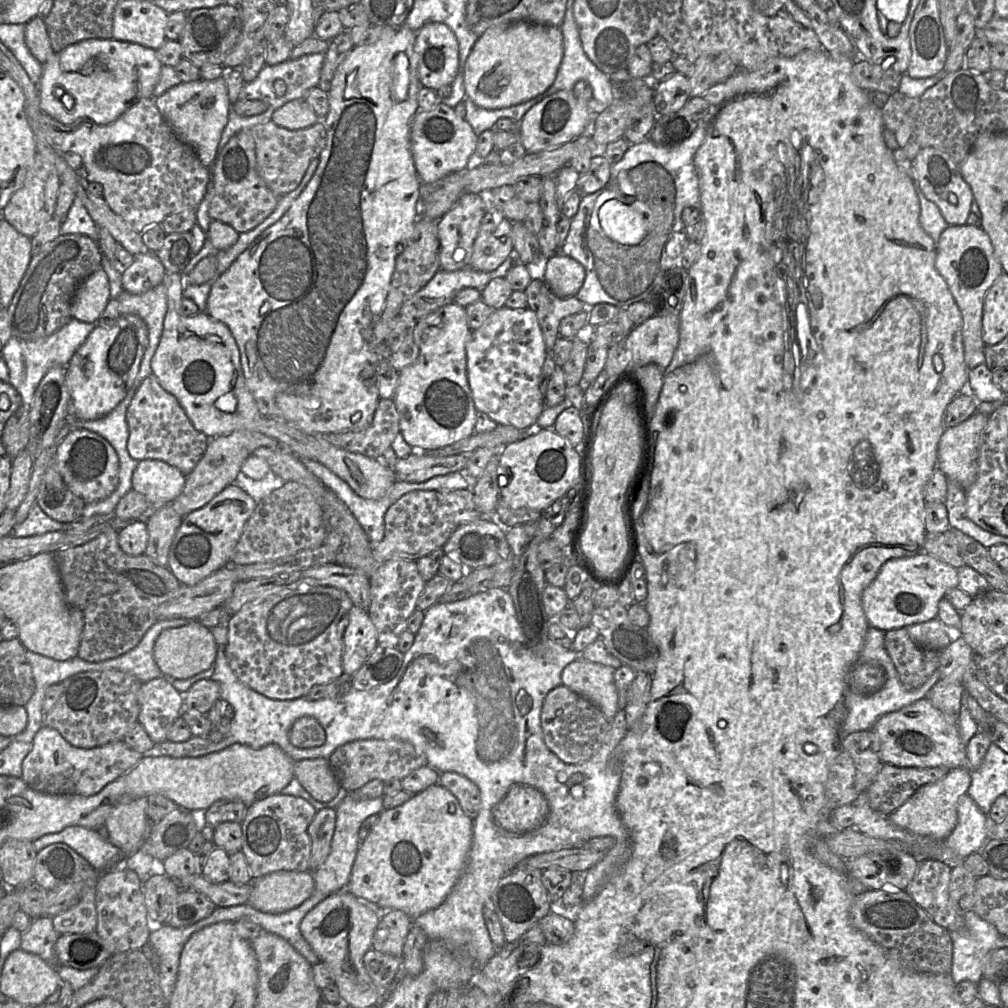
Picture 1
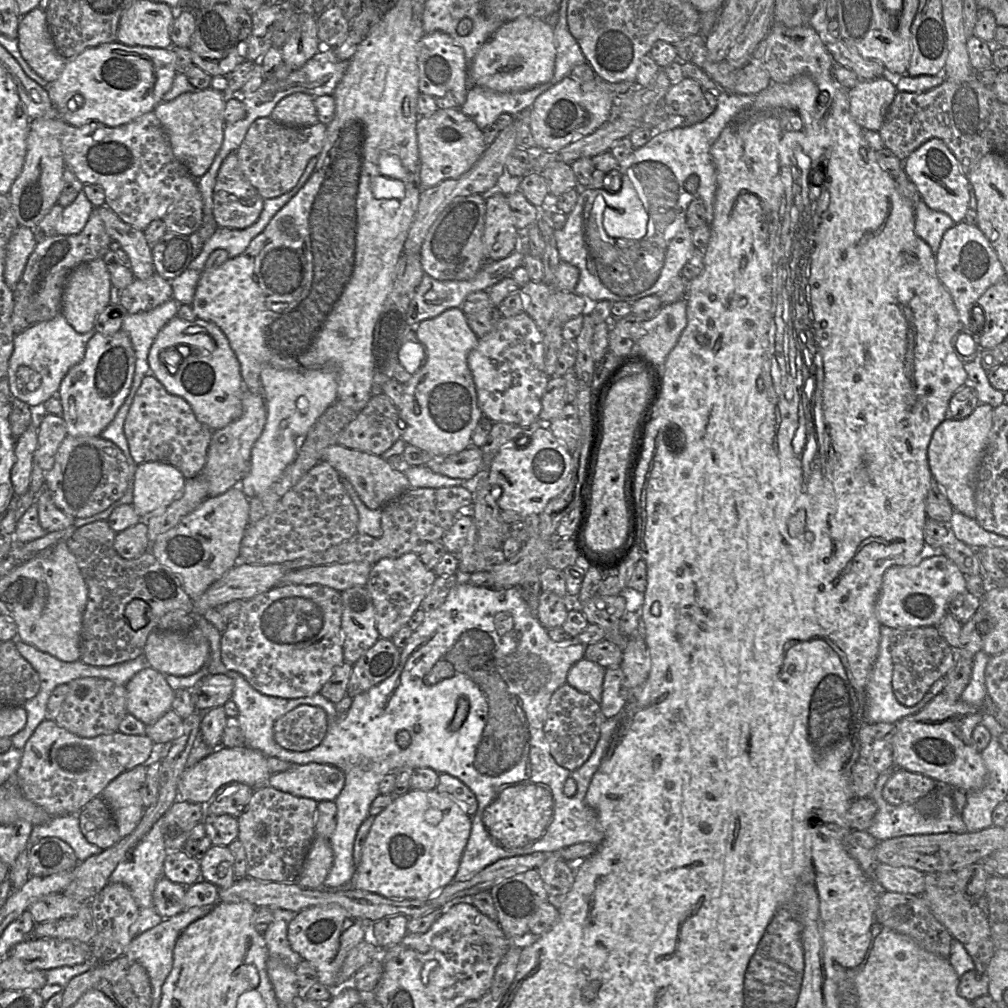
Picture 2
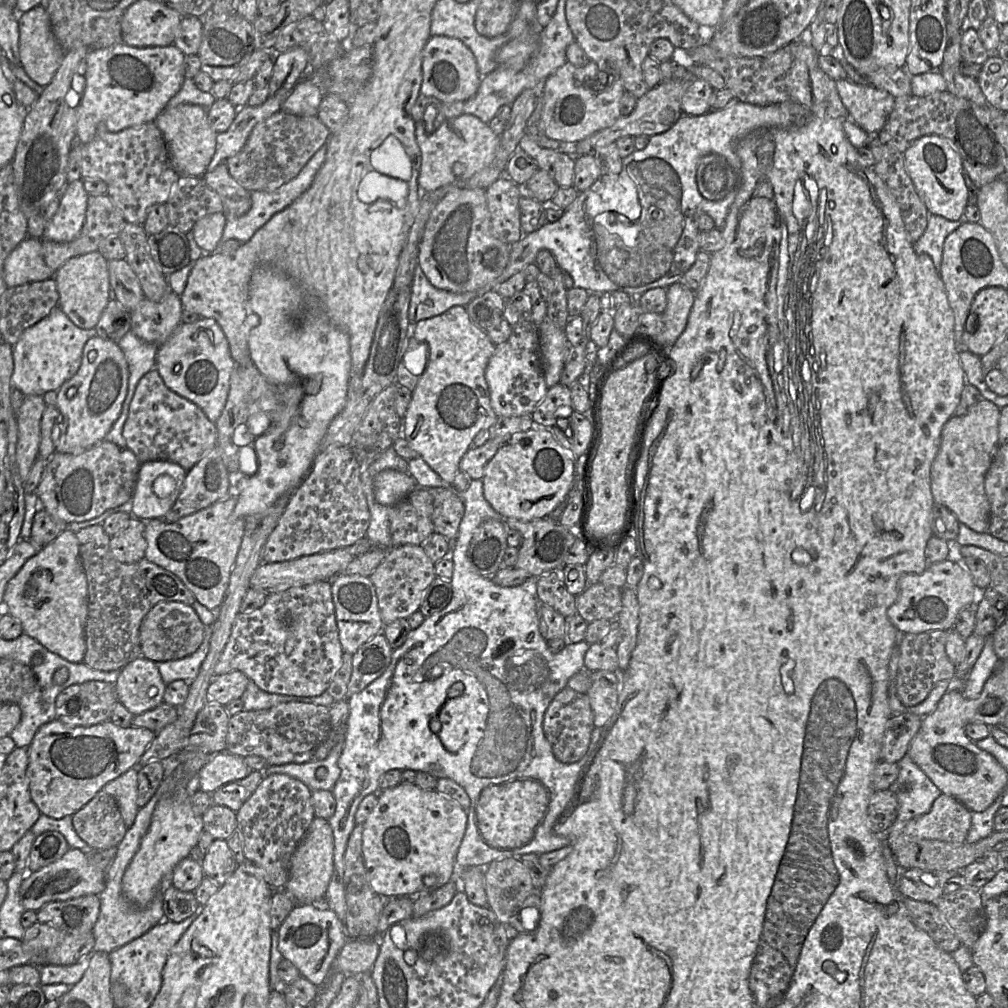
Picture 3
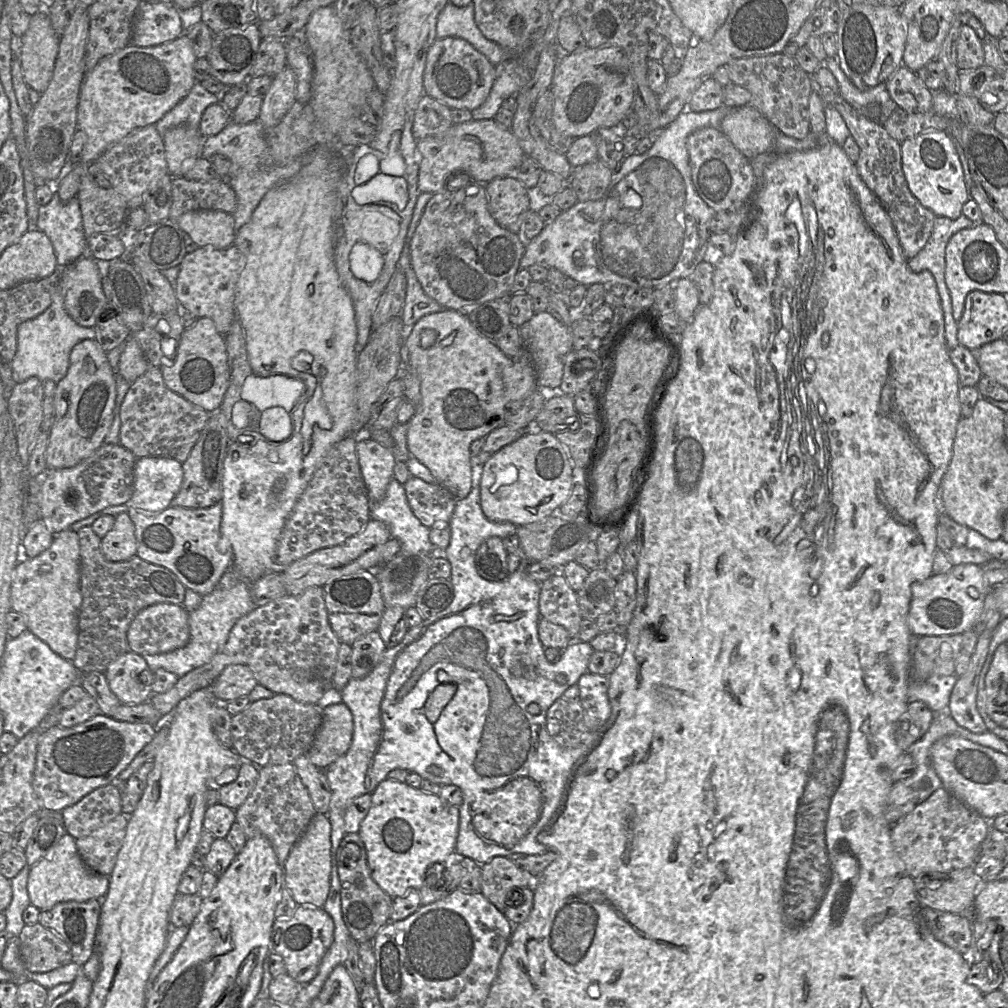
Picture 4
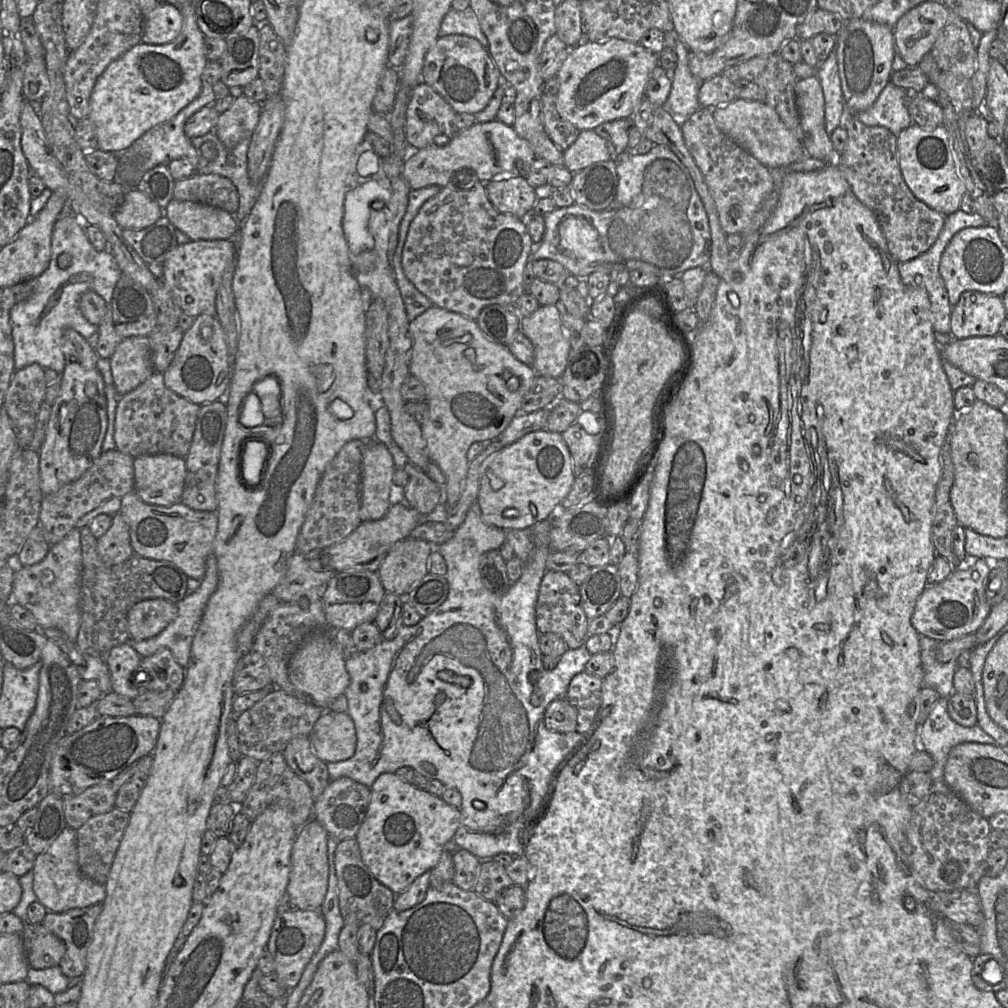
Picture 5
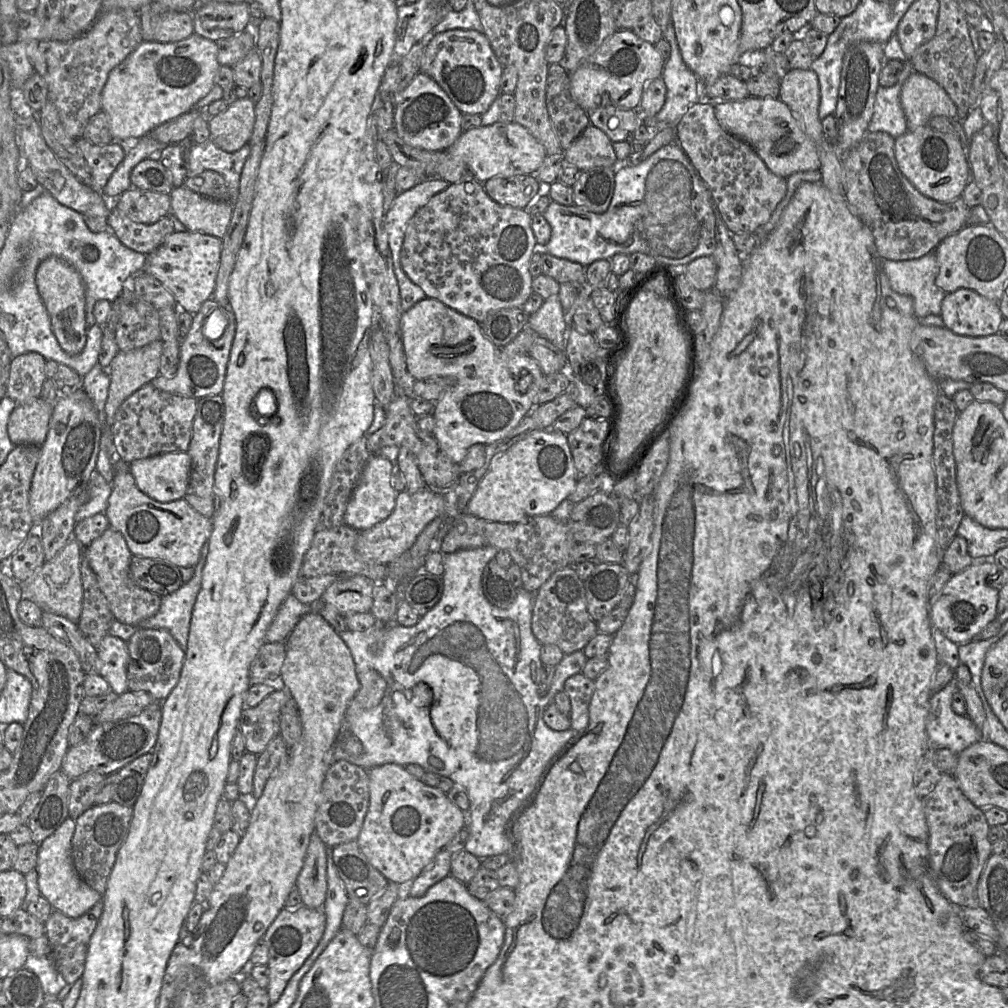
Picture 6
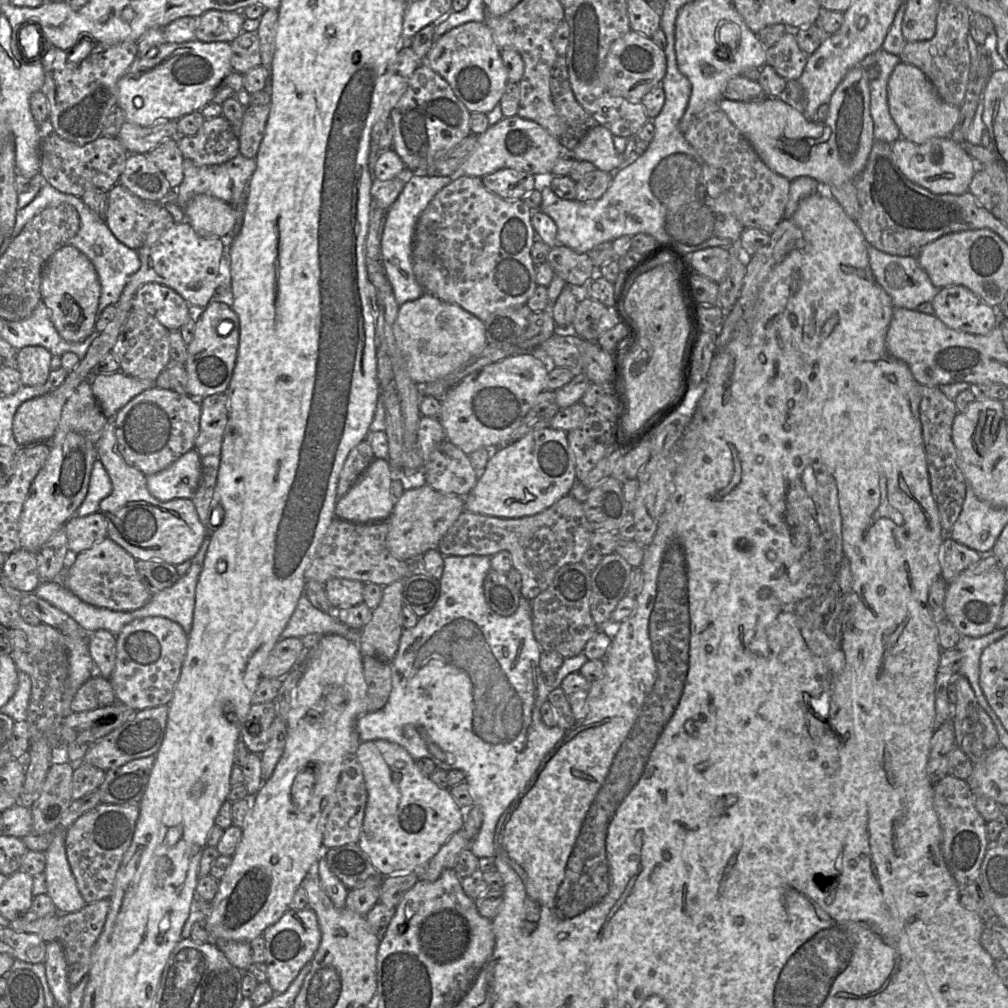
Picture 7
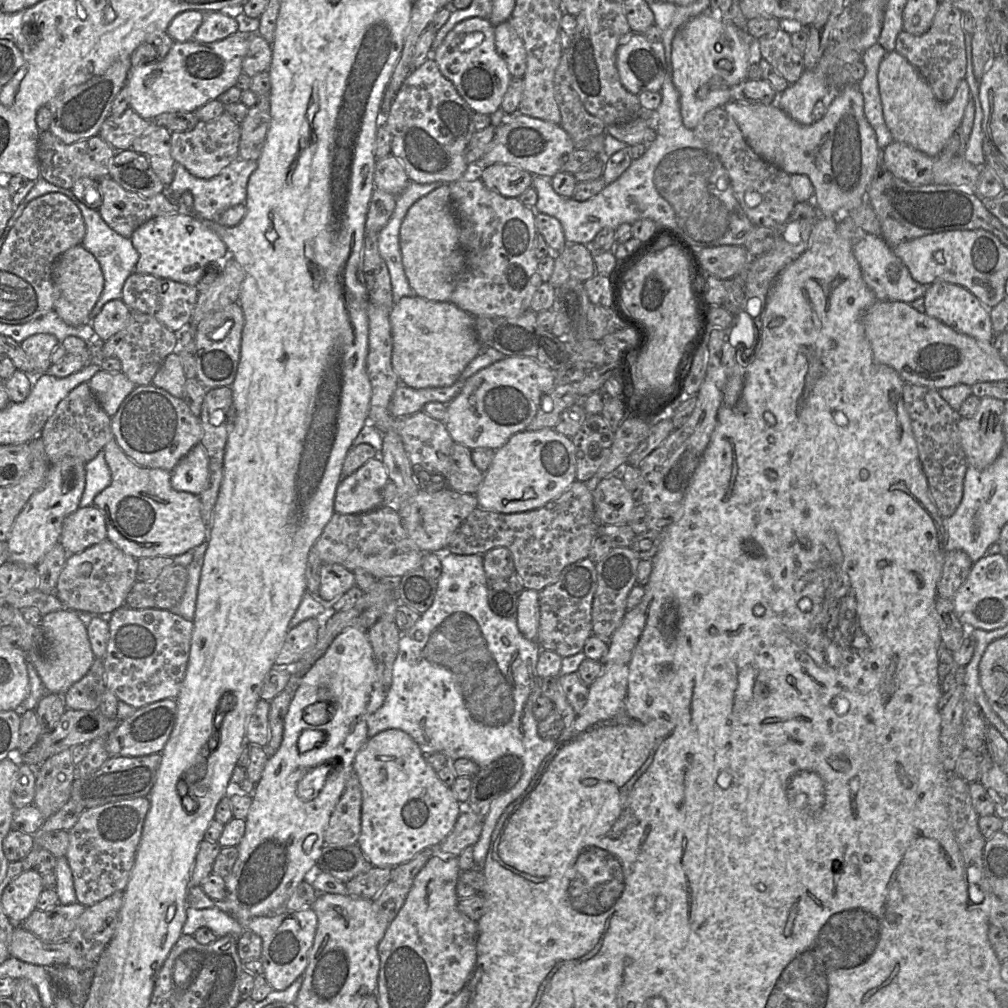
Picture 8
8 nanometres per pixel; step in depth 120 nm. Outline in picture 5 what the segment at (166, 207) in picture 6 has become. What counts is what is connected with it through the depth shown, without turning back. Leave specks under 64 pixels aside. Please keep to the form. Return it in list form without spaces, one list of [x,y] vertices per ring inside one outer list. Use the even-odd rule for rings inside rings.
[[[127,188],[123,201],[114,213],[122,229],[144,229],[164,215],[164,210],[137,188]]]

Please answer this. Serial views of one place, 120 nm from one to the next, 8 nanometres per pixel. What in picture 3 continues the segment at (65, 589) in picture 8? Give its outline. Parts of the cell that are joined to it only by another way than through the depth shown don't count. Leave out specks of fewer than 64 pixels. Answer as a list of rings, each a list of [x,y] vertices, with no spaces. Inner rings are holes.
[[[130,514],[130,521],[126,528],[122,529],[110,539],[110,551],[113,557],[121,563],[131,564],[140,561],[145,557],[147,541],[145,538],[145,523]],[[159,602],[143,618],[140,631],[142,656],[156,663],[186,657],[203,642],[205,625],[192,606],[180,602]]]

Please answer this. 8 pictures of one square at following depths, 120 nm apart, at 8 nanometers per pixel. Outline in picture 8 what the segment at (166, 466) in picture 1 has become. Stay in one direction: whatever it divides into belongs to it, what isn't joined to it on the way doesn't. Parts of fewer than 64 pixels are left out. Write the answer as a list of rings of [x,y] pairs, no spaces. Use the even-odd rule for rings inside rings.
[[[199,443],[175,466],[171,472],[174,490],[199,496],[209,483],[209,457]]]

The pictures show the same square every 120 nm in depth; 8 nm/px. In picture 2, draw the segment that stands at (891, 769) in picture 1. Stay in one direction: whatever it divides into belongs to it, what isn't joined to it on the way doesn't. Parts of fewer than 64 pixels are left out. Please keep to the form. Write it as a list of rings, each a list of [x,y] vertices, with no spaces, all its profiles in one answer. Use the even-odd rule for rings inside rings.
[[[900,768],[896,769],[885,783],[882,796],[886,802],[892,805],[915,803],[938,789],[940,784],[943,783],[937,782],[929,776]]]

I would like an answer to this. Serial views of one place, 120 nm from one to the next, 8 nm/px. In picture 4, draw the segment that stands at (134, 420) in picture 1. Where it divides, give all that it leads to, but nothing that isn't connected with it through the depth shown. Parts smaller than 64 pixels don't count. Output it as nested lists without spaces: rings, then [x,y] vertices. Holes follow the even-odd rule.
[[[150,366],[133,382],[120,407],[120,445],[138,458],[168,457],[182,464],[198,441],[210,413],[165,386],[160,367]]]

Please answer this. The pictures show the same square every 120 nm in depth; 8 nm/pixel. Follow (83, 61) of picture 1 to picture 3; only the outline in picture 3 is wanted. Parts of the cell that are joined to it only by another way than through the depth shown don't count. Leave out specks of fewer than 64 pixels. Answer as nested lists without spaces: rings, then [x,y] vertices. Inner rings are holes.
[[[120,43],[108,48],[90,49],[85,58],[84,88],[77,111],[78,143],[91,142],[97,133],[116,133],[125,128],[155,122],[169,100],[181,89],[185,54],[174,44],[166,47],[132,47]]]

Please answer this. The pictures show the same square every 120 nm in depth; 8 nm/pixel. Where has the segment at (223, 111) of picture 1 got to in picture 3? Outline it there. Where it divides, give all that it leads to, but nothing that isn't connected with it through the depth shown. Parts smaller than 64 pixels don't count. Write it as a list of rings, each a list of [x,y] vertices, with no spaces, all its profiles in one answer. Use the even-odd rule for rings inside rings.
[[[180,104],[164,109],[155,123],[163,134],[171,165],[179,176],[203,177],[216,151],[215,132],[208,122],[208,110],[200,105]]]

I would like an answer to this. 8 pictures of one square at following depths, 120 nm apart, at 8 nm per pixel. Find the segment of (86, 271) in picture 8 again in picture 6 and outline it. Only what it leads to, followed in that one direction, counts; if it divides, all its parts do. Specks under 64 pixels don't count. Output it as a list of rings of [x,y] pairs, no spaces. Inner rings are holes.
[[[50,256],[39,265],[36,284],[59,345],[69,355],[81,353],[86,344],[88,328],[85,317],[85,290],[79,273],[63,259]]]

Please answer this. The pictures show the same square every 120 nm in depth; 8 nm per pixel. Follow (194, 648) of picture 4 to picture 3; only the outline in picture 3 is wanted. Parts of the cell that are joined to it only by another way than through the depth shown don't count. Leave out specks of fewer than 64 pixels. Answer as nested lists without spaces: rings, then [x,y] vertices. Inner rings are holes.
[[[205,626],[203,642],[195,652],[180,659],[156,663],[166,685],[176,680],[191,683],[197,677],[202,663],[208,655],[211,636],[212,626]]]

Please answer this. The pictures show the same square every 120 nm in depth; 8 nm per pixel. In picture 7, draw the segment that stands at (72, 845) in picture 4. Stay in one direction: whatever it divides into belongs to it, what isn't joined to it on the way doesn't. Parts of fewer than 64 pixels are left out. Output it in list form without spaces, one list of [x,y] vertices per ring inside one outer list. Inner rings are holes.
[[[60,828],[54,830],[54,838],[44,852],[47,894],[59,913],[76,912],[87,904],[79,892],[67,859],[65,831]]]

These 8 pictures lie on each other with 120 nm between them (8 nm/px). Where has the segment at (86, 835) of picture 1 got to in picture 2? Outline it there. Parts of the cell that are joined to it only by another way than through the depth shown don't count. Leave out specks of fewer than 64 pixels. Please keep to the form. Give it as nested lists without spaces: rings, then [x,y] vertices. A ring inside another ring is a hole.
[[[77,815],[52,817],[47,823],[34,826],[29,838],[29,845],[33,846],[47,837],[59,838],[66,842],[74,850],[80,862],[103,851],[98,846],[89,843],[84,837]]]

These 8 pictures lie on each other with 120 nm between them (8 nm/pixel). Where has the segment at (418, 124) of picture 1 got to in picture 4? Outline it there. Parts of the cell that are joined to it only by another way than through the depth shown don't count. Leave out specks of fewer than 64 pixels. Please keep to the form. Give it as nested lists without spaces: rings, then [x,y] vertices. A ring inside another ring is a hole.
[[[493,118],[453,124],[443,134],[417,141],[417,149],[421,156],[418,189],[431,194],[443,189],[449,181],[457,183],[463,176],[482,184],[511,176],[525,155],[512,130],[502,127]]]

